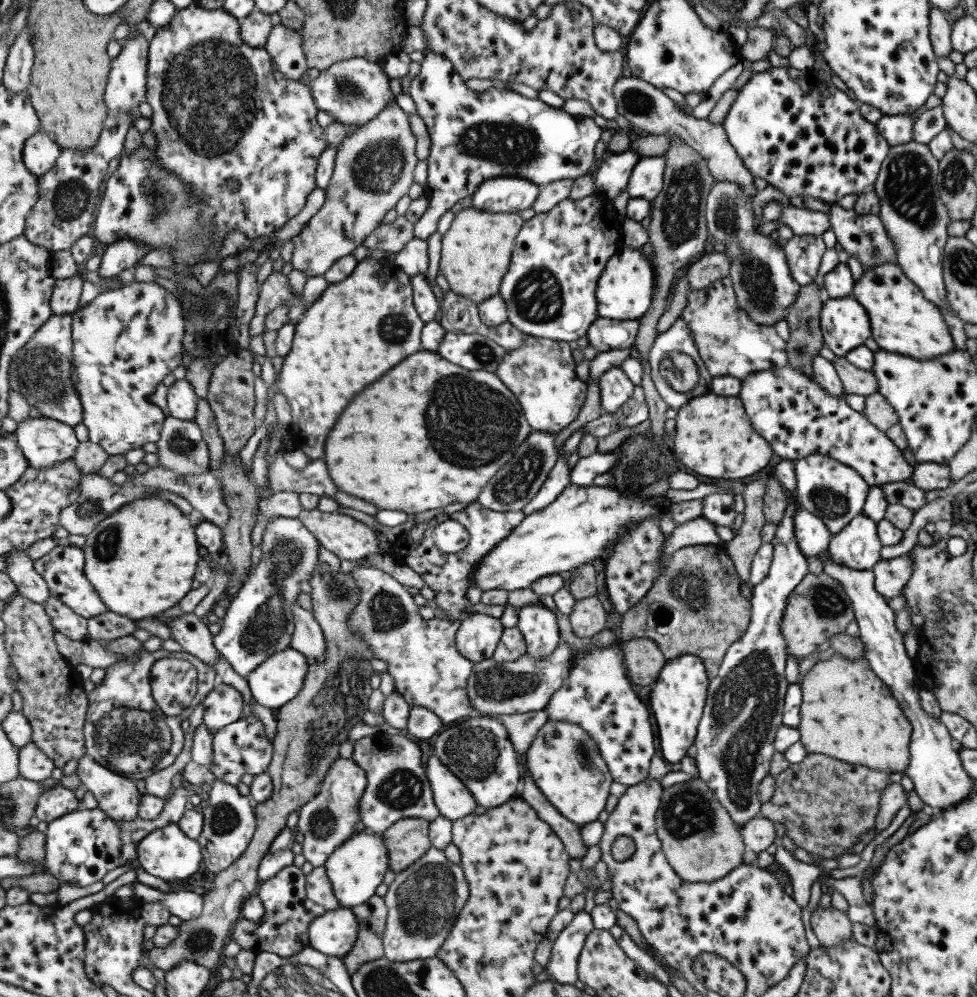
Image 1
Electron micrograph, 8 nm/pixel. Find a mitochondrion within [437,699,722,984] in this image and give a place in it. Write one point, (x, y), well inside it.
(475, 752)

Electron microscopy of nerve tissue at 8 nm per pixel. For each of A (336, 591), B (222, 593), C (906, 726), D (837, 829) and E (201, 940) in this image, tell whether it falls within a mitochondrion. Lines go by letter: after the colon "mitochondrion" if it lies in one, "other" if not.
A: mitochondrion
B: other
C: other
D: other
E: mitochondrion

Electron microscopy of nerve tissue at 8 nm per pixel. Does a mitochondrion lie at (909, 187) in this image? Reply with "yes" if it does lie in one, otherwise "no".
yes

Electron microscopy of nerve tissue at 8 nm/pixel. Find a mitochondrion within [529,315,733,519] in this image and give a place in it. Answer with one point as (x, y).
(678, 371)

